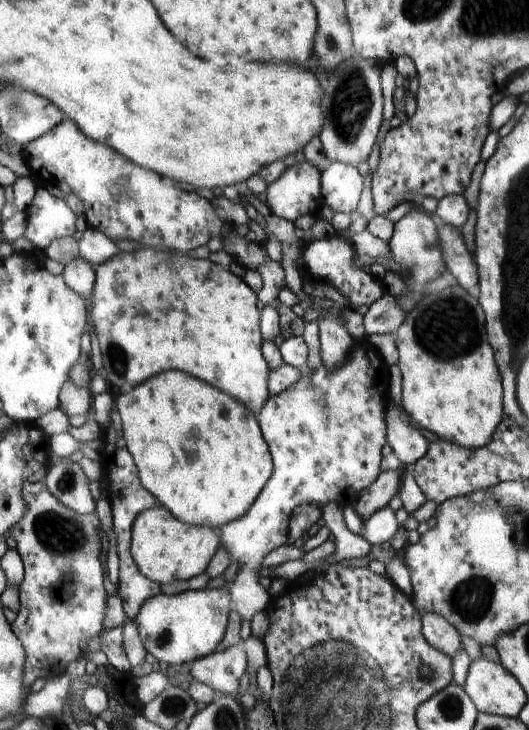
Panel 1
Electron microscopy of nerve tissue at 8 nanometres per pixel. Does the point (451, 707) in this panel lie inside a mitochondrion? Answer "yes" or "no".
yes

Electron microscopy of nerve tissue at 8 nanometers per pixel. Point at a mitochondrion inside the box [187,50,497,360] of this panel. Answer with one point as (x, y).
(351, 99)

